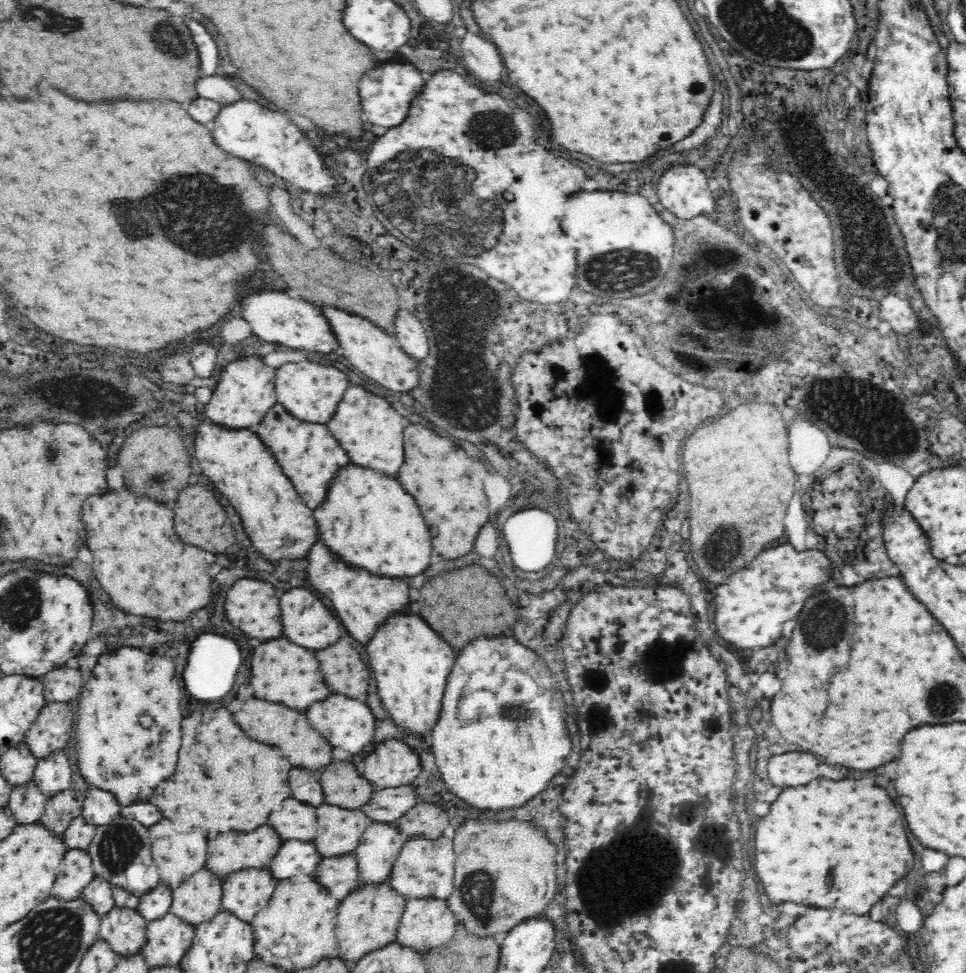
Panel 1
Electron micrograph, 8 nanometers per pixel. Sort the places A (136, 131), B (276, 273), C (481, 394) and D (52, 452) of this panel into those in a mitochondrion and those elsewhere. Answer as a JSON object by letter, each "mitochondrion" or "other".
{"A":"other","B":"other","C":"mitochondrion","D":"mitochondrion"}

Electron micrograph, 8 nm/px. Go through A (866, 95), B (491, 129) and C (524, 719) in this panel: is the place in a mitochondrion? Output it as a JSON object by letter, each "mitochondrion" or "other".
{"A":"other","B":"mitochondrion","C":"mitochondrion"}

